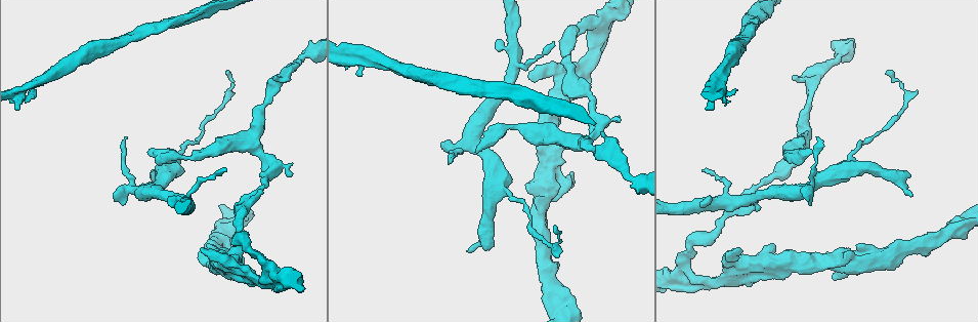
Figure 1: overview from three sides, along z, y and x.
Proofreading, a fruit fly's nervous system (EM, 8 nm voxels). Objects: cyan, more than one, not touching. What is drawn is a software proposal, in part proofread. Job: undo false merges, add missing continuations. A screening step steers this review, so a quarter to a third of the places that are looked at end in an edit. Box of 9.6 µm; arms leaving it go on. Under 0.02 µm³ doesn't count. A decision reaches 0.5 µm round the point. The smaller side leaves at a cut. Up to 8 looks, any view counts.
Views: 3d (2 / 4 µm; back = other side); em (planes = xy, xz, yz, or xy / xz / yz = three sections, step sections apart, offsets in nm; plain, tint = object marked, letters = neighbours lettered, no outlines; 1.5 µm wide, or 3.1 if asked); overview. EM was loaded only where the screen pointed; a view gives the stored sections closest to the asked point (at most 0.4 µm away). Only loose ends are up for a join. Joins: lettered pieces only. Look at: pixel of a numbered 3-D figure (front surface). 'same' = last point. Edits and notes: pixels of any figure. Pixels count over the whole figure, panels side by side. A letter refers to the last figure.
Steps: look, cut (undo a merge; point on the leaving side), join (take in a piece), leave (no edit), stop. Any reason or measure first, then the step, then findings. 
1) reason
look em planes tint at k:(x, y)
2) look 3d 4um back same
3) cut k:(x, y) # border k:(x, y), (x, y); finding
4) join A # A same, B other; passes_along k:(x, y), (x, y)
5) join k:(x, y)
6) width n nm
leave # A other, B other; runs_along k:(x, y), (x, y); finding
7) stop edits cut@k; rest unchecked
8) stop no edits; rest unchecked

an open end
look em planes letters at 1:(359, 75)

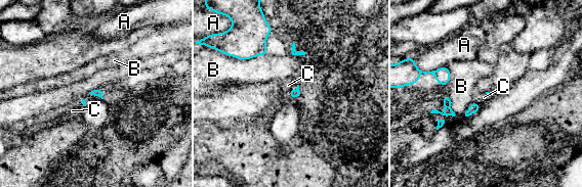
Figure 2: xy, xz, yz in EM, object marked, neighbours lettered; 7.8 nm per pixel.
leave # A other, B other, C other; no lettered piece goes on from it

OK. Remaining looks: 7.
stops while still wide
look 3d 2um back at 1:(172, 197)

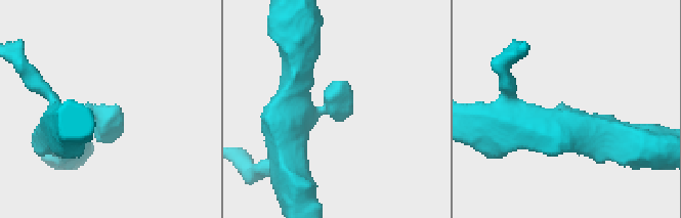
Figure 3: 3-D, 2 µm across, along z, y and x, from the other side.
arm_widths 300, 340 nm; need the tissue
look em planes tint at 3:(342, 113)

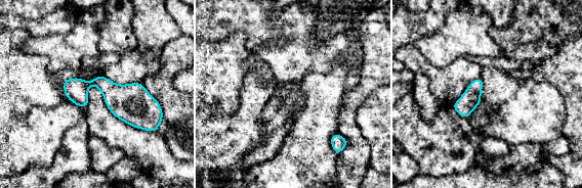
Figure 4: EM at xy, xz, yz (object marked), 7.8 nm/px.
look em planes letters same

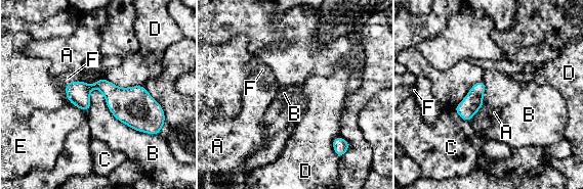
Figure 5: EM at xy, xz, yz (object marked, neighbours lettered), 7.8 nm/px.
leave # A other, B other, C other, D other, E other, F other; no lettered piece goes on from it

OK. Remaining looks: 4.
tapers out
look em xz step 4 tint at 1:(554, 41)

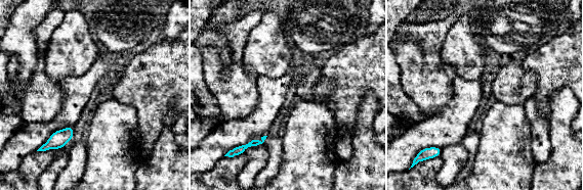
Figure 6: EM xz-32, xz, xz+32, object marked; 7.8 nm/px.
cut it another way
look em planes letters same

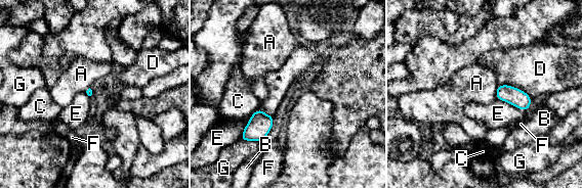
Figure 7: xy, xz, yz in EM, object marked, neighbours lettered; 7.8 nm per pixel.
leave # A other, B other, C other, D other, E other, F other, G other; none of them fits

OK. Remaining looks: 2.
stop no edits; rest unchecked

